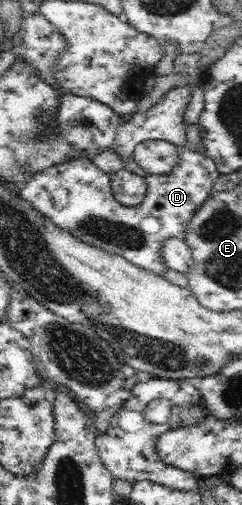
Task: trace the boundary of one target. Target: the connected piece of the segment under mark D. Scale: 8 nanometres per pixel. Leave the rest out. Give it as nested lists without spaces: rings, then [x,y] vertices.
[[[188,144],[179,148],[178,164],[168,174],[143,173],[143,175],[146,179],[147,192],[144,200],[136,206],[122,206],[114,198],[110,188],[109,174],[103,173],[92,160],[84,157],[38,171],[21,185],[18,194],[30,201],[36,210],[46,215],[58,228],[70,231],[70,234],[78,241],[86,242],[102,251],[120,254],[135,266],[163,277],[168,269],[161,253],[163,242],[170,237],[184,236],[187,224],[190,224],[194,213],[205,203],[210,192],[213,192],[214,183],[221,175],[214,160],[205,153],[194,151]]]

